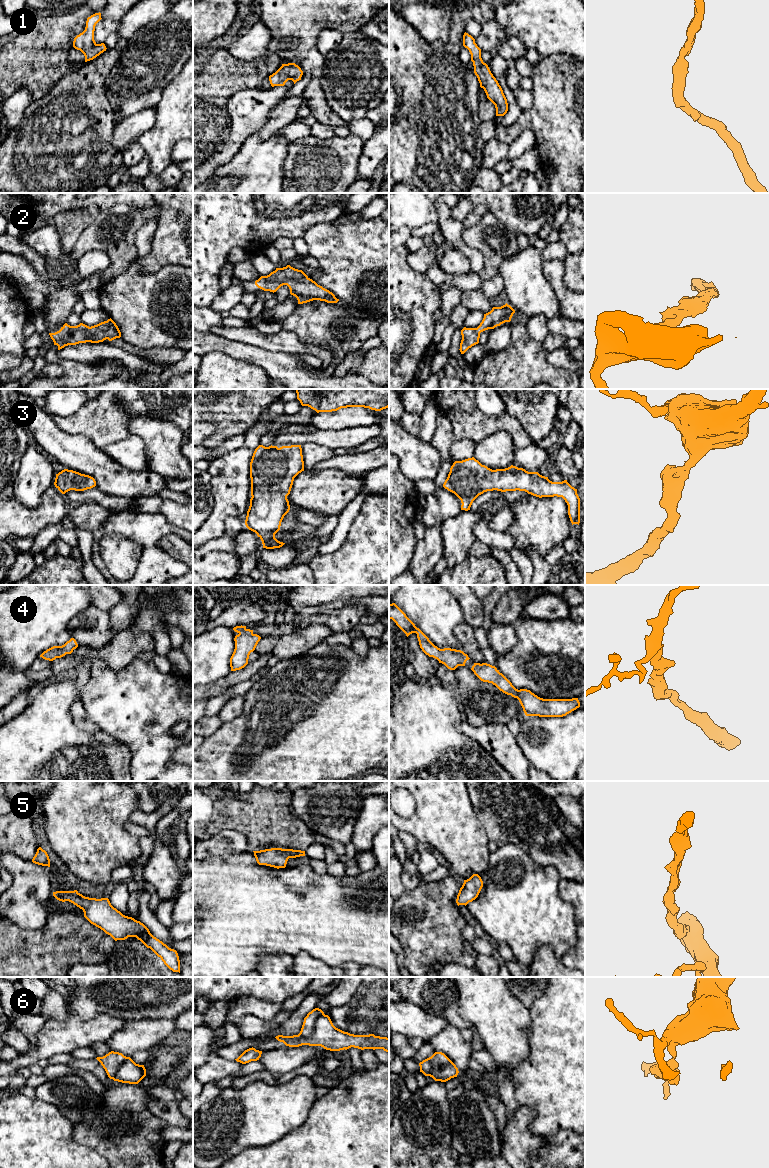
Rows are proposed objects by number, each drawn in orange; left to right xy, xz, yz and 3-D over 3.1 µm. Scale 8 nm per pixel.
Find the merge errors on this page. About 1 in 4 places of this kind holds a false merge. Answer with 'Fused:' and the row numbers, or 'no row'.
Fused: 6

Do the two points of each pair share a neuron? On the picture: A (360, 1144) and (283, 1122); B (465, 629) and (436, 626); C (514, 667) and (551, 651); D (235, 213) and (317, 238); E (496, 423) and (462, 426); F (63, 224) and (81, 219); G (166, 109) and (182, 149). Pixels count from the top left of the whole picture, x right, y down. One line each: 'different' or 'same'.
A: different
B: different
C: same
D: different
E: same
F: same
G: different

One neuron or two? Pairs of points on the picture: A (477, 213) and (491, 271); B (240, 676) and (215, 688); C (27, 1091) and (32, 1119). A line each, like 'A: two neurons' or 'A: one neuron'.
A: two neurons
B: one neuron
C: two neurons

